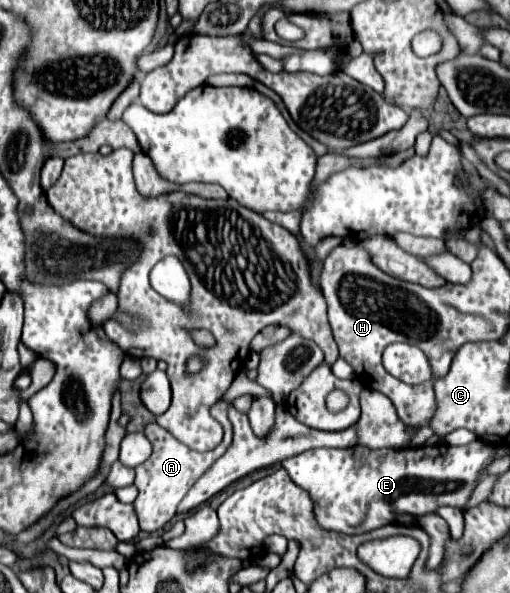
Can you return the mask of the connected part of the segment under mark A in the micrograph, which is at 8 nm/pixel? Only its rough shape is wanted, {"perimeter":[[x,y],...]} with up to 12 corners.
{"perimeter":[[230,403],[212,405],[224,427],[198,453],[158,423],[148,461],[136,467],[132,503],[142,531],[162,529],[196,477],[232,443]]}

